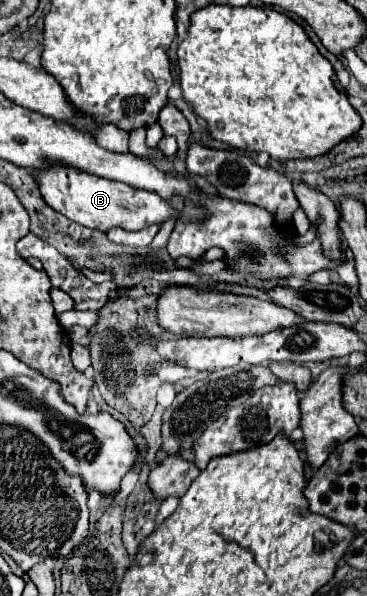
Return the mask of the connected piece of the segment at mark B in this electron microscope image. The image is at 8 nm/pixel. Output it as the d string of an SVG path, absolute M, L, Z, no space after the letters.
M51 167L43 171L35 171L35 179L49 207L53 207L55 211L61 211L67 219L91 229L107 231L113 227L121 227L121 229L139 231L151 225L161 225L167 219L173 219L179 215L179 211L169 201L161 199L155 191L135 189L127 183L103 179L71 167Z

